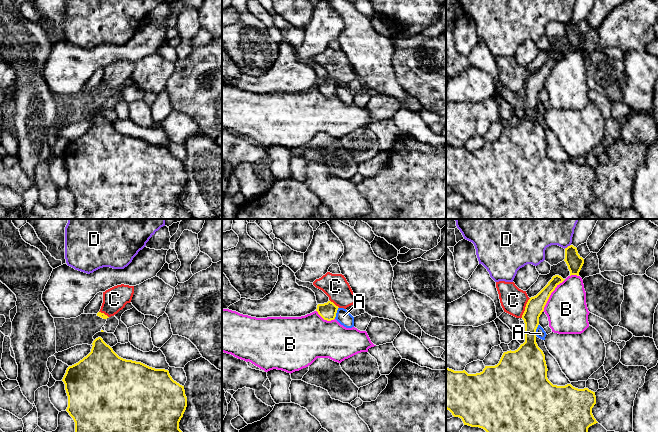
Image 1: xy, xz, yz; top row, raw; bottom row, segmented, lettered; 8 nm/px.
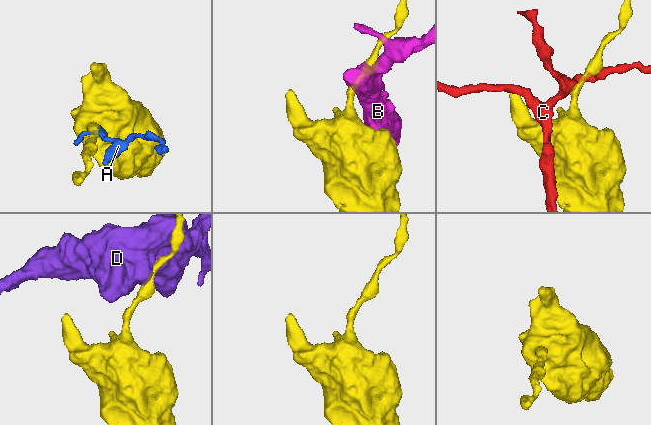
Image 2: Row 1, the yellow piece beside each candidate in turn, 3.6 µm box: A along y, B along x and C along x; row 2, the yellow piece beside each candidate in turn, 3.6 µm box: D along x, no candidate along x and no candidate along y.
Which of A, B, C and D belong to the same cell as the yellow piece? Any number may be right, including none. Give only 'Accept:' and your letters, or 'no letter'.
Accept: no letter

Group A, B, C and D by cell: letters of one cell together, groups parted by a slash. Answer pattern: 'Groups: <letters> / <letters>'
Groups: A / B / C / D

